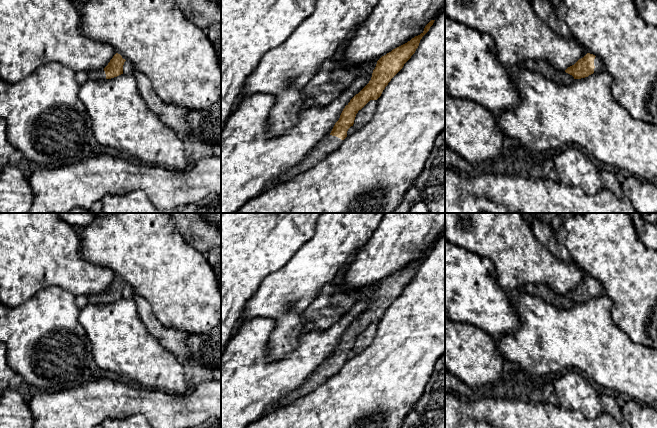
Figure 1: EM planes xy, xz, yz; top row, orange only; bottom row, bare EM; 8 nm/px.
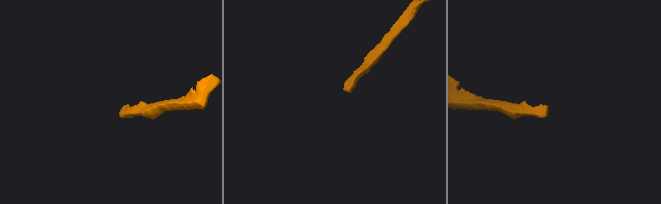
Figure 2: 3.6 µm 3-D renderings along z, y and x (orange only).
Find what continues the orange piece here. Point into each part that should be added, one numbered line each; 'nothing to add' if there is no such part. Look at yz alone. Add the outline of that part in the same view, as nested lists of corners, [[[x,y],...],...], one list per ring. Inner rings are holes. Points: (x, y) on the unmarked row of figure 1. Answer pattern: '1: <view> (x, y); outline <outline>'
1: yz (598, 288); outline [[[595,281],[594,290],[595,290],[594,297],[604,296],[603,288],[600,282]]]

